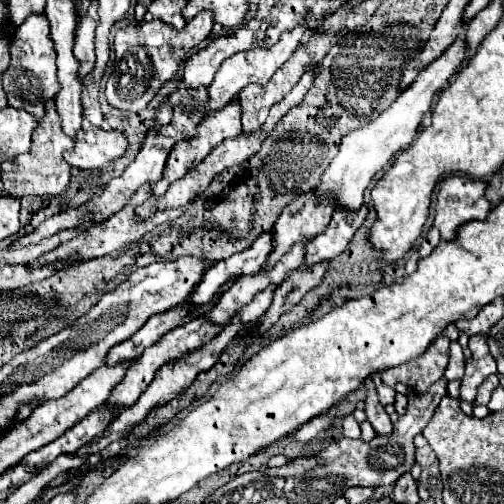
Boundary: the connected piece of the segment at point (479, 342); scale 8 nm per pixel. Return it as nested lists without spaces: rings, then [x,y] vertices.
[[[477,334],[469,338],[469,348],[471,348],[471,360],[467,360],[465,376],[461,380],[461,400],[463,402],[473,402],[479,384],[497,372],[497,364],[493,356],[489,354],[487,348],[487,336]]]

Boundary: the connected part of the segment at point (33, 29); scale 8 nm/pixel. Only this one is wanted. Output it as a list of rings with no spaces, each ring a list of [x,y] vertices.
[[[31,14],[17,30],[11,44],[11,64],[3,72],[3,88],[7,92],[9,106],[23,108],[35,118],[45,114],[45,102],[55,98],[59,90],[57,66],[55,66],[55,46],[51,40],[51,28],[45,14]]]

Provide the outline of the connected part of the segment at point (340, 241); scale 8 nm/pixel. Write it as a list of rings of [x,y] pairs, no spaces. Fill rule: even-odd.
[[[363,206],[357,214],[345,214],[345,210],[337,210],[333,214],[329,226],[325,228],[325,232],[319,234],[315,240],[311,240],[305,246],[303,266],[311,268],[319,262],[325,262],[325,260],[331,260],[331,258],[339,256],[347,248],[355,230],[365,220],[367,212],[369,212],[367,206]]]

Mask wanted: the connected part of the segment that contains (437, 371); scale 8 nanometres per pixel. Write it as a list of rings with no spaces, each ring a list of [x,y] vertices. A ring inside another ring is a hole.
[[[445,334],[437,336],[425,354],[417,358],[417,362],[405,362],[405,366],[395,366],[393,370],[385,370],[381,374],[383,384],[395,388],[397,382],[403,382],[409,390],[425,392],[433,382],[443,376],[443,370],[449,362],[449,338]]]

